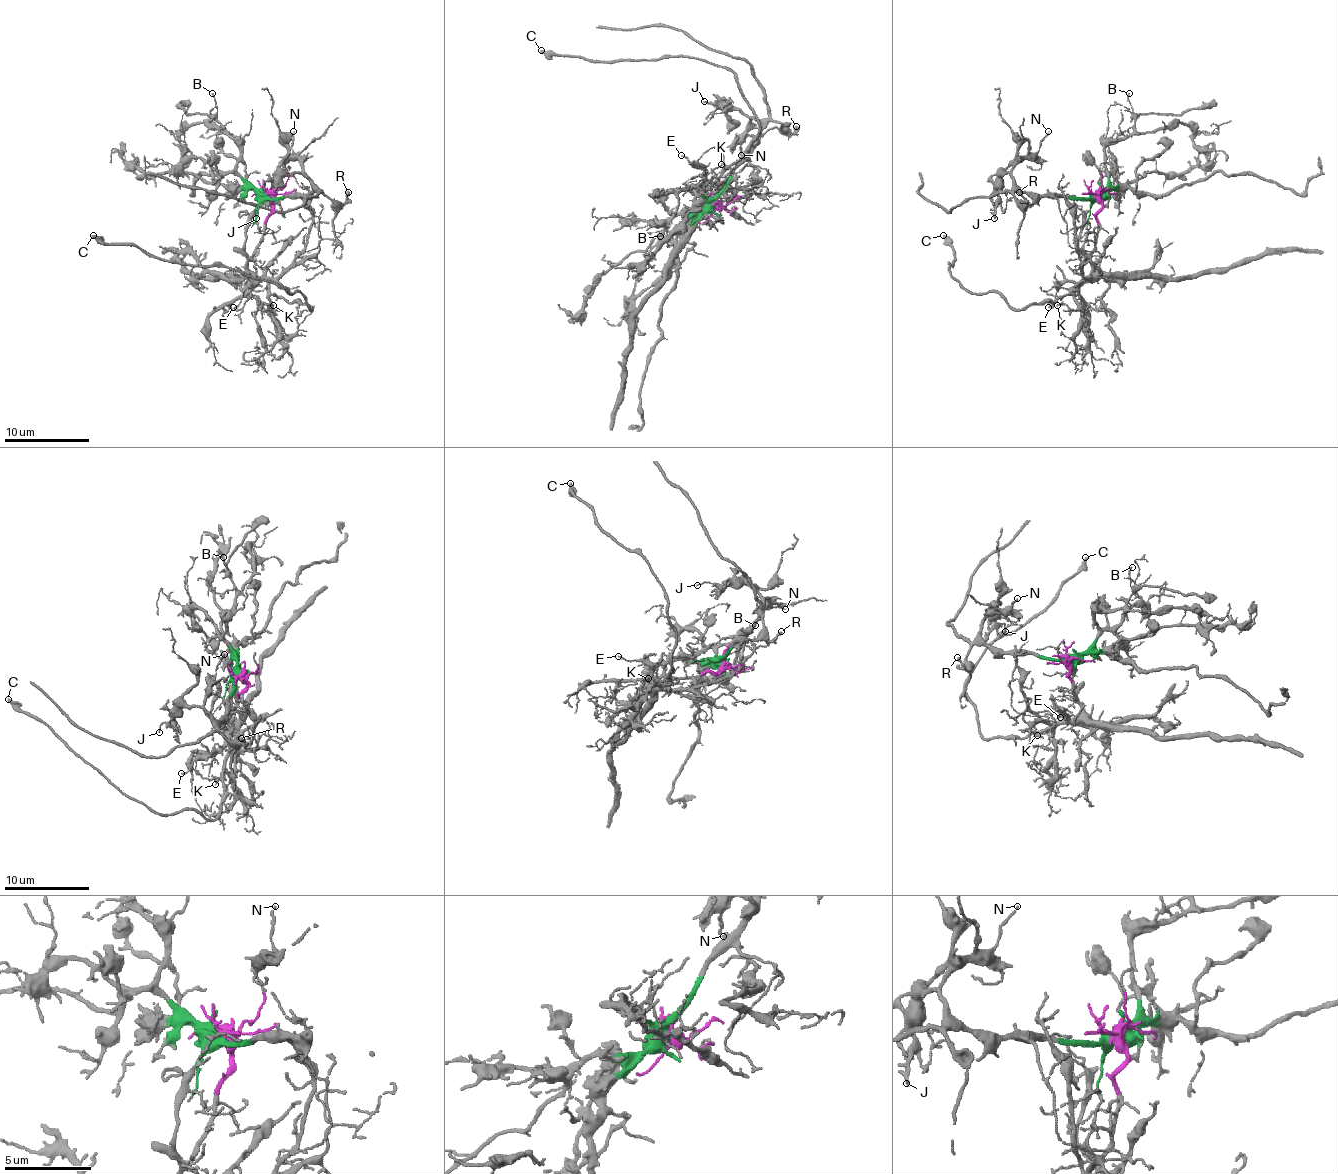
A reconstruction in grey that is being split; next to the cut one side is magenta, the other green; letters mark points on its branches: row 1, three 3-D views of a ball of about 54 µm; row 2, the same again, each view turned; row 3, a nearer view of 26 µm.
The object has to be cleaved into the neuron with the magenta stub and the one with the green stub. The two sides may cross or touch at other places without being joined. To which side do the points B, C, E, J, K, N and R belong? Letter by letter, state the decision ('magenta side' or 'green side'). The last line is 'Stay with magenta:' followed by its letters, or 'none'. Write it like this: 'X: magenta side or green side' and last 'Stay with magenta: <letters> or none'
B: green side
C: magenta side
E: magenta side
J: green side
K: magenta side
N: green side
R: green side
Stay with magenta: C, E, K

